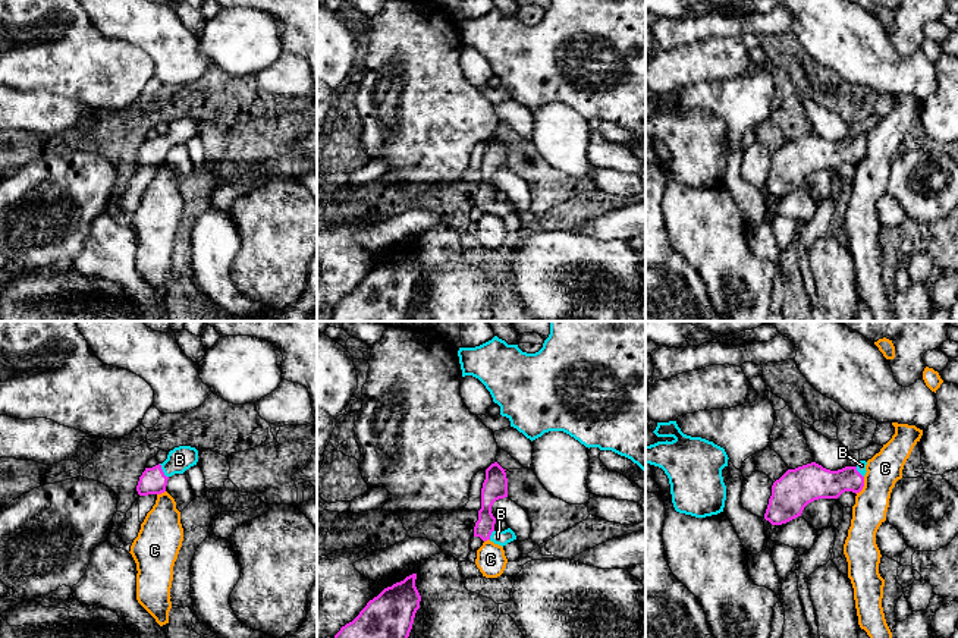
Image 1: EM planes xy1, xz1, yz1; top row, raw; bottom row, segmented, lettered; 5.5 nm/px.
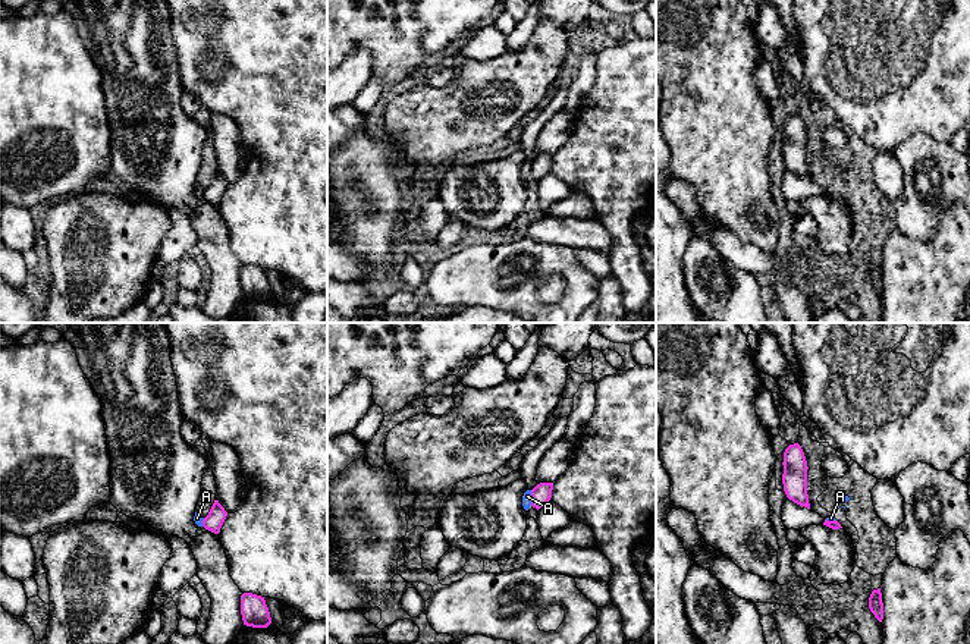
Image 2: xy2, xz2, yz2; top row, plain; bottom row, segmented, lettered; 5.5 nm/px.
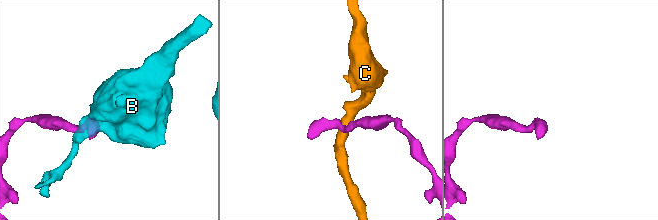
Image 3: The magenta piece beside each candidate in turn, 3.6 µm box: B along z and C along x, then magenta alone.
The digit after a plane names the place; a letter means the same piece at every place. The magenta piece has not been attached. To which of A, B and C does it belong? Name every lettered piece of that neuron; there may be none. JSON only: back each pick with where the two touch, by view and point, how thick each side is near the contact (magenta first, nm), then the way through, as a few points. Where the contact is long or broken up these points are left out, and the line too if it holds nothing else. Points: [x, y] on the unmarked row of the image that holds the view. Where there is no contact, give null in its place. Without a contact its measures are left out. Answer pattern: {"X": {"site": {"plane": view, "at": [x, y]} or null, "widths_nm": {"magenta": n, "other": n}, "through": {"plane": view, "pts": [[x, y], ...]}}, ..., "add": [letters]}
{"B": {"site": {"plane": "xy1", "at": [162, 142]}, "widths_nm": {"magenta": 140, "other": 140}, "through": {"plane": "xy1", "pts": [[153, 153], [162, 142], [179, 131]]}}, "add": ["B"]}

